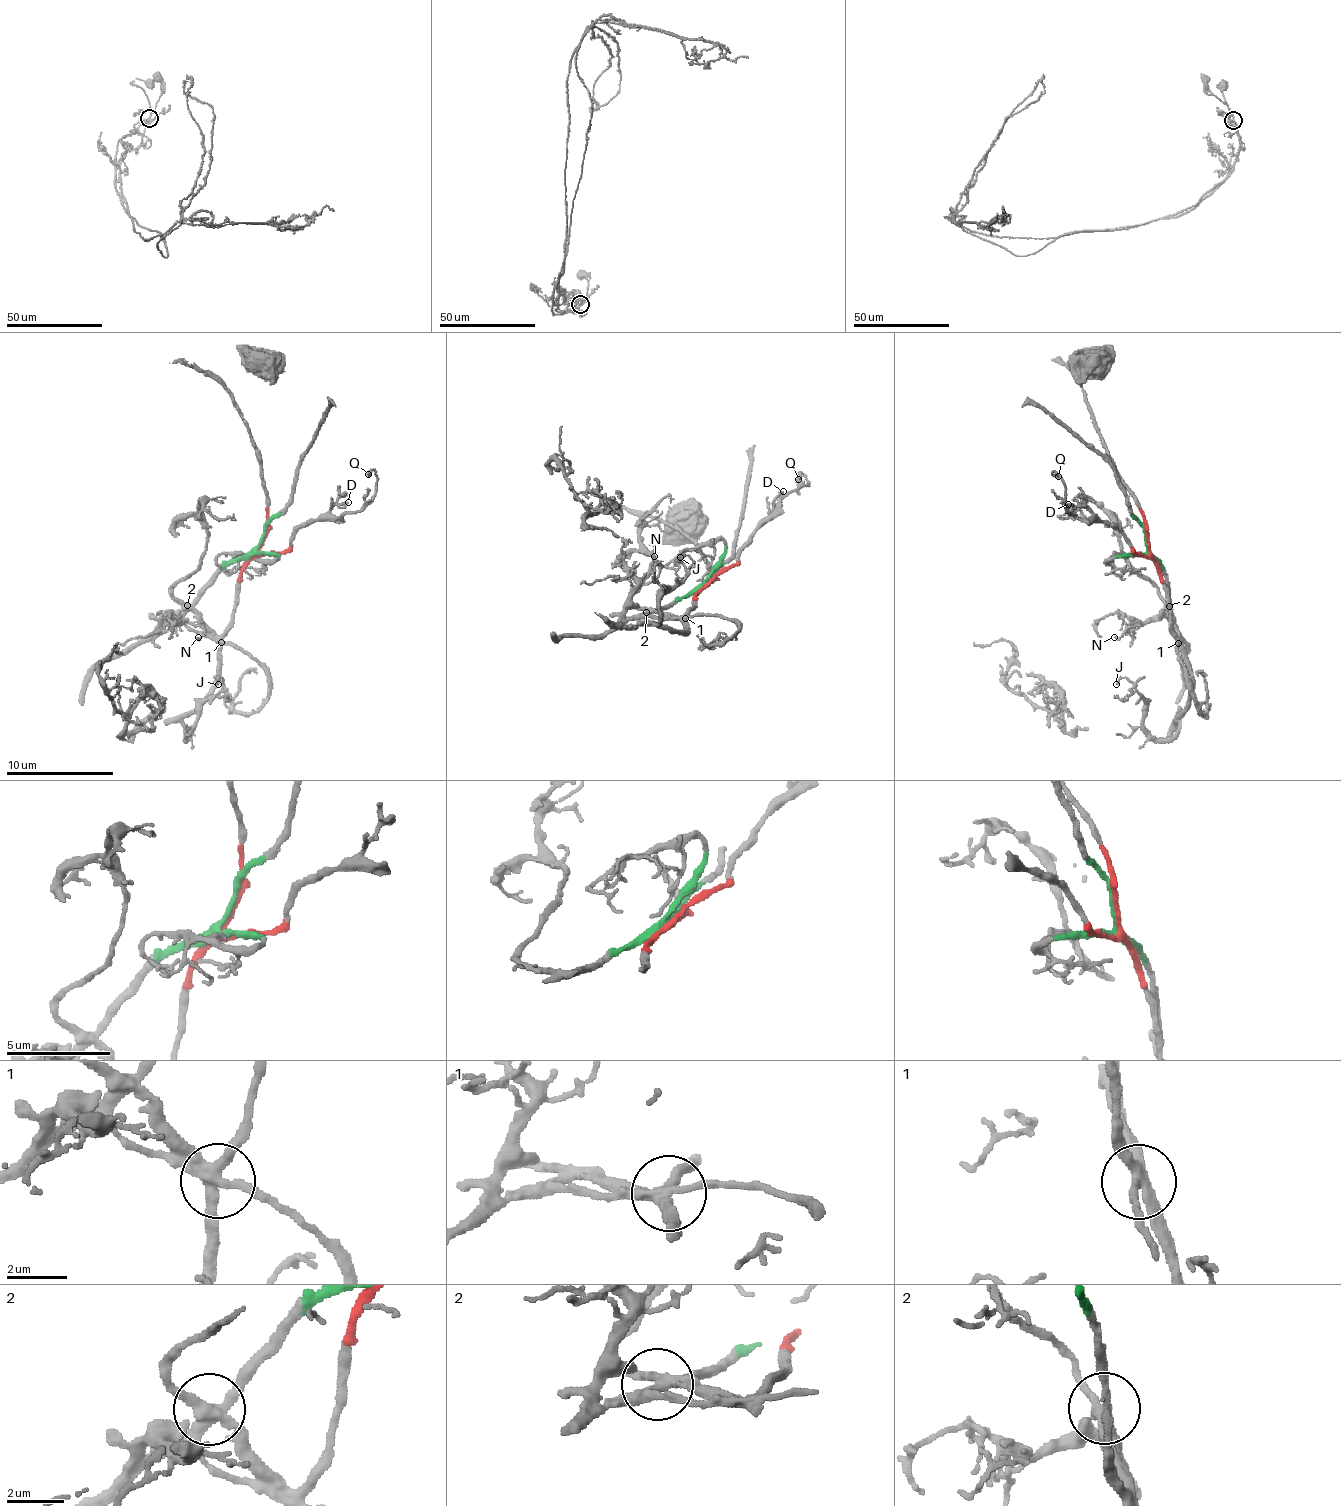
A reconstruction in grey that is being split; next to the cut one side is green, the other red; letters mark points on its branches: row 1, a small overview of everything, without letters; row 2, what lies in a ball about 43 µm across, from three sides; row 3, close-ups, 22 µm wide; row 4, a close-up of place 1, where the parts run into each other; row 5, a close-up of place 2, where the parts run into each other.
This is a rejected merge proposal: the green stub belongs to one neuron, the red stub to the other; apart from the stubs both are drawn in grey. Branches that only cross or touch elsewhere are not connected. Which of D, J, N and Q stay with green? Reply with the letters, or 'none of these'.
N

